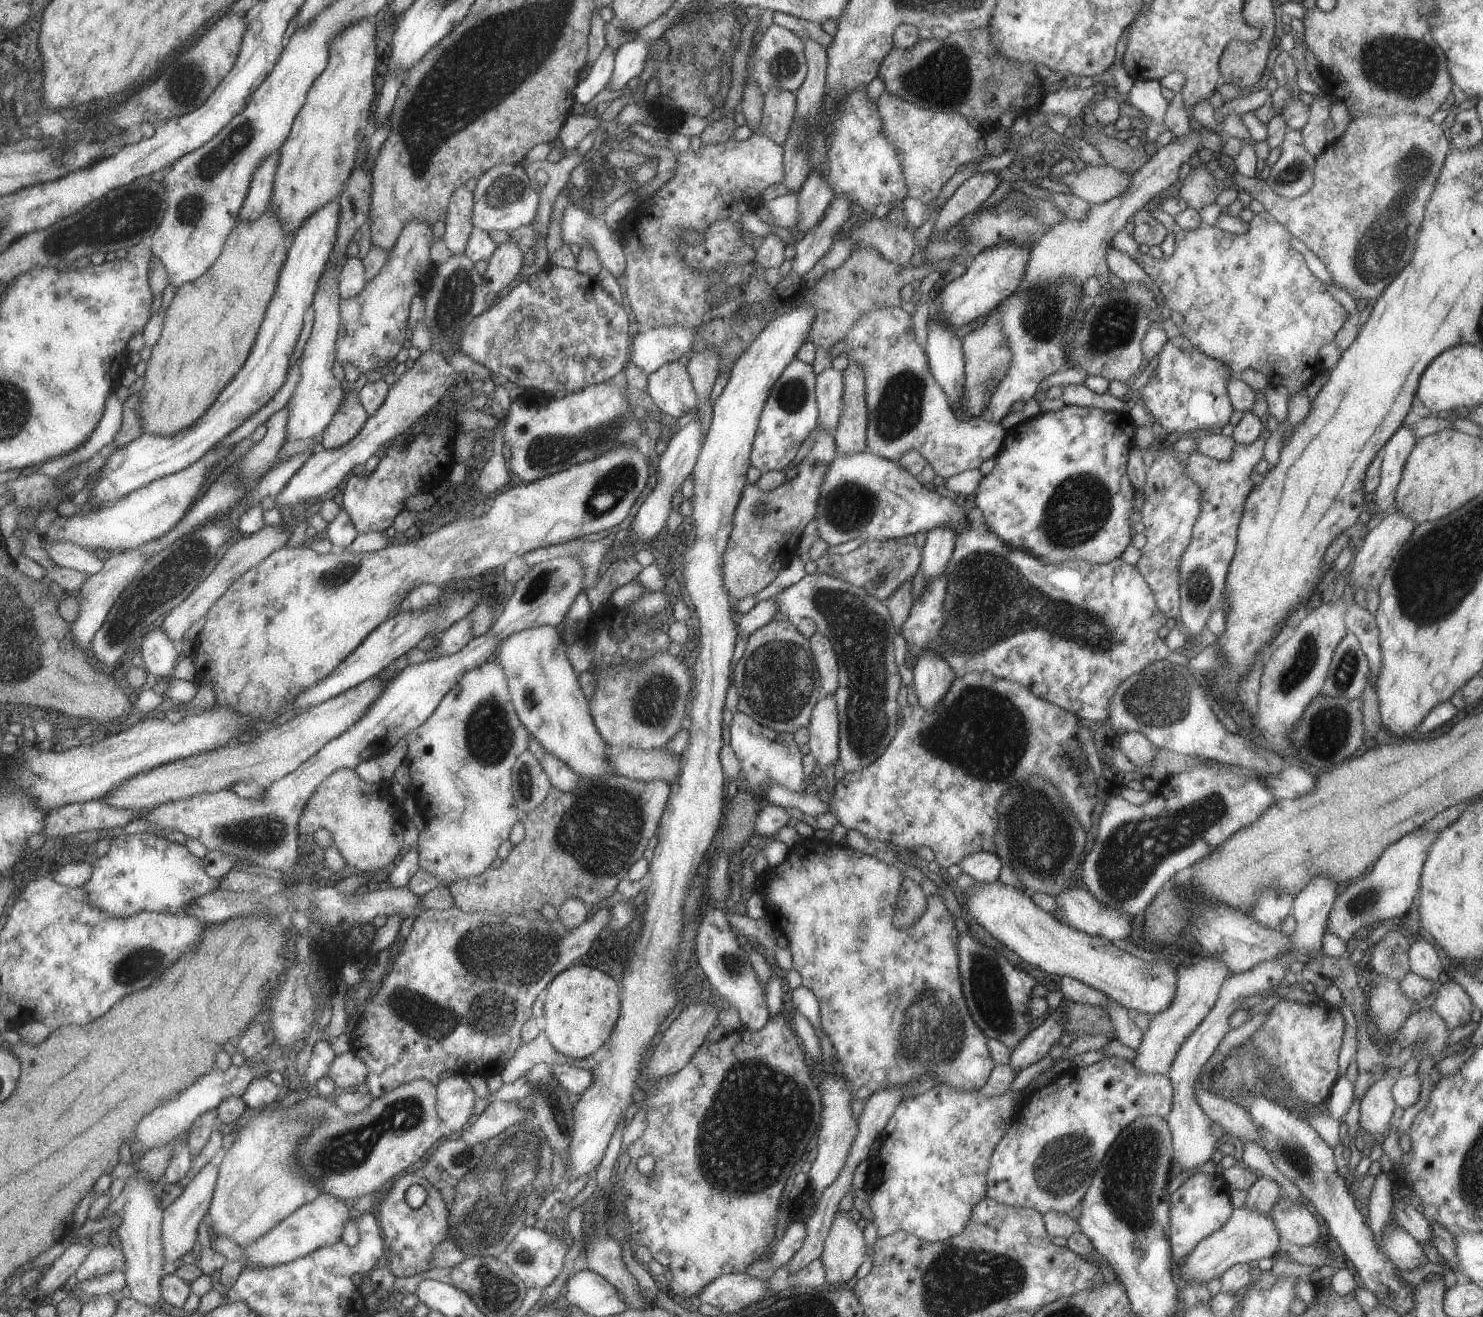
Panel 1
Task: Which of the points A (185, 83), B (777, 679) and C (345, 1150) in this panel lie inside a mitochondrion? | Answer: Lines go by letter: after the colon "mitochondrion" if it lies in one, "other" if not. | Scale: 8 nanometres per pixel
A: mitochondrion
B: mitochondrion
C: mitochondrion

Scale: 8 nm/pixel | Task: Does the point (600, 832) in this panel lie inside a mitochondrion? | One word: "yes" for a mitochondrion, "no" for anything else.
yes

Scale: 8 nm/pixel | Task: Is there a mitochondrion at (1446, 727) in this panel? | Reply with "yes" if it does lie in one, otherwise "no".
no

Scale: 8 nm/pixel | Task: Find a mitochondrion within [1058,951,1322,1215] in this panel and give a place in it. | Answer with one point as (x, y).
(1293, 1156)

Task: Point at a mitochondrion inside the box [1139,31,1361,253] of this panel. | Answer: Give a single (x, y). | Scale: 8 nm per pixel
(1293, 174)

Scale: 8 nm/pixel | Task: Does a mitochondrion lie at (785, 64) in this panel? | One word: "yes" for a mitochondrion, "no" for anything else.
yes

